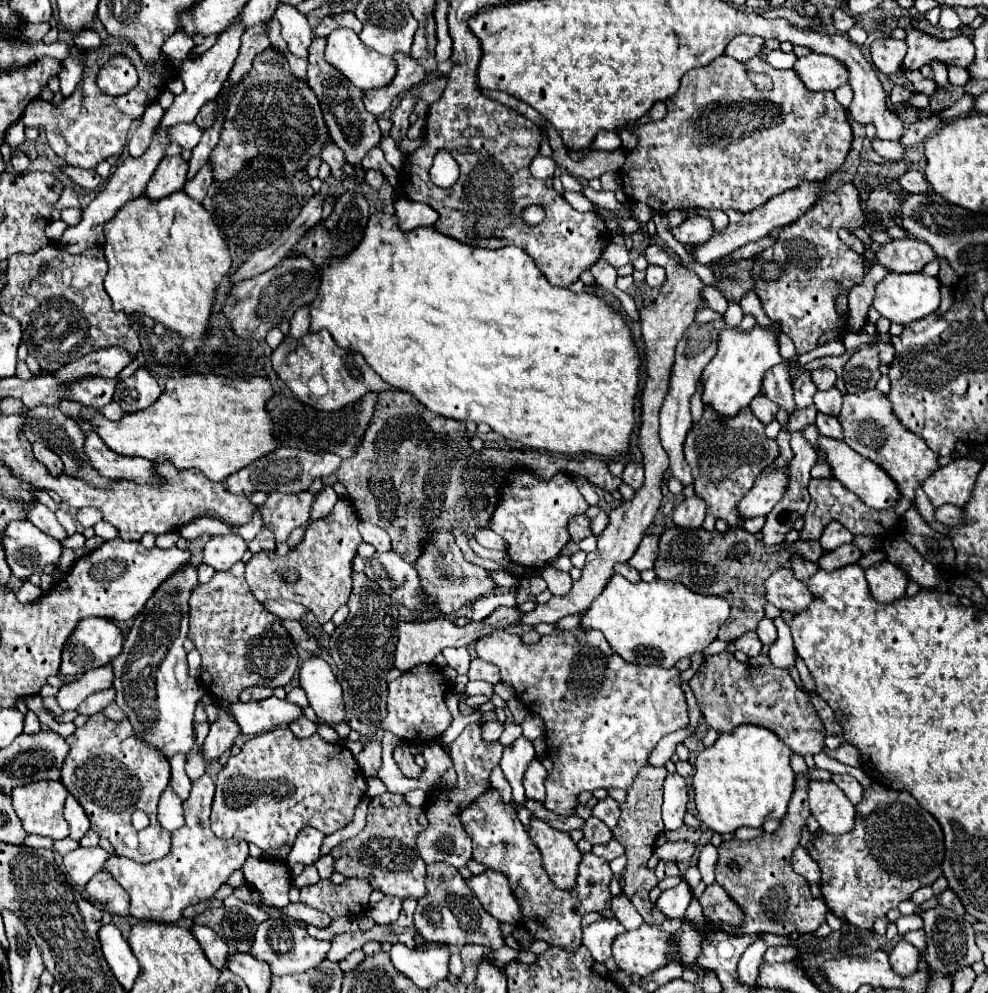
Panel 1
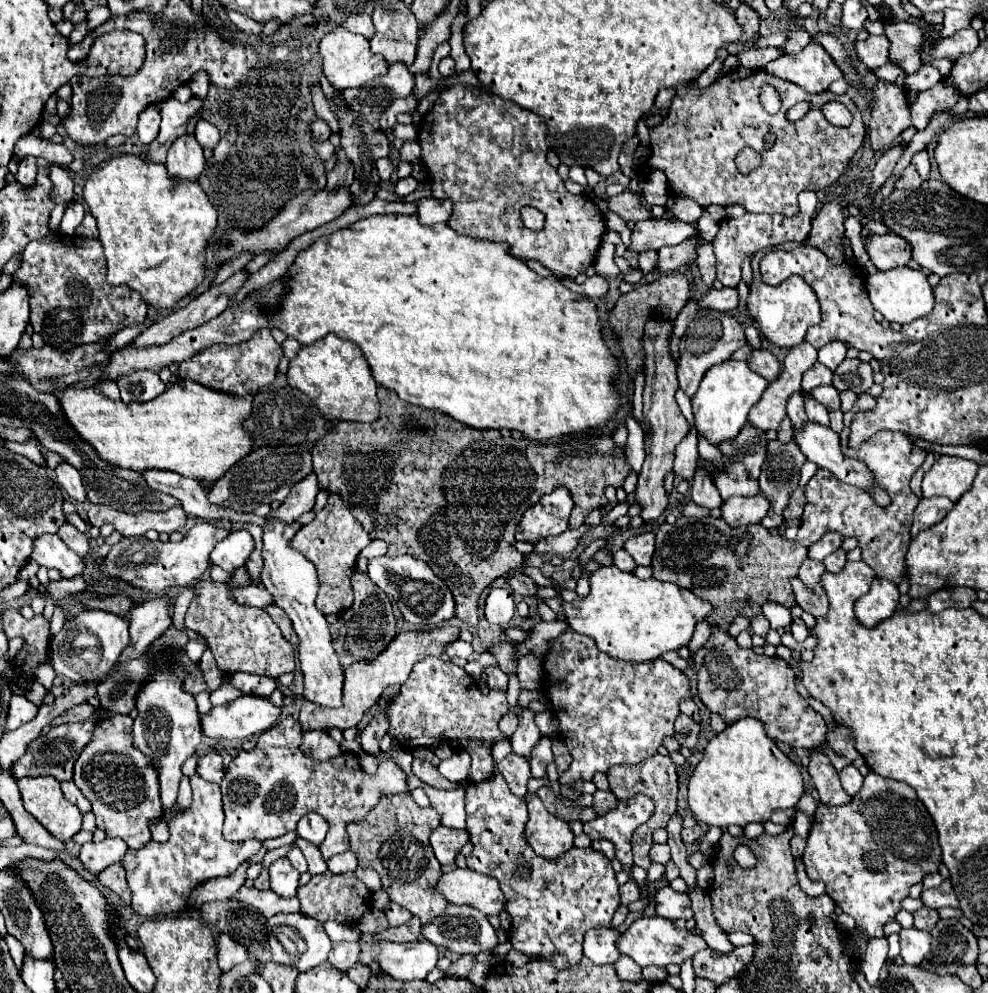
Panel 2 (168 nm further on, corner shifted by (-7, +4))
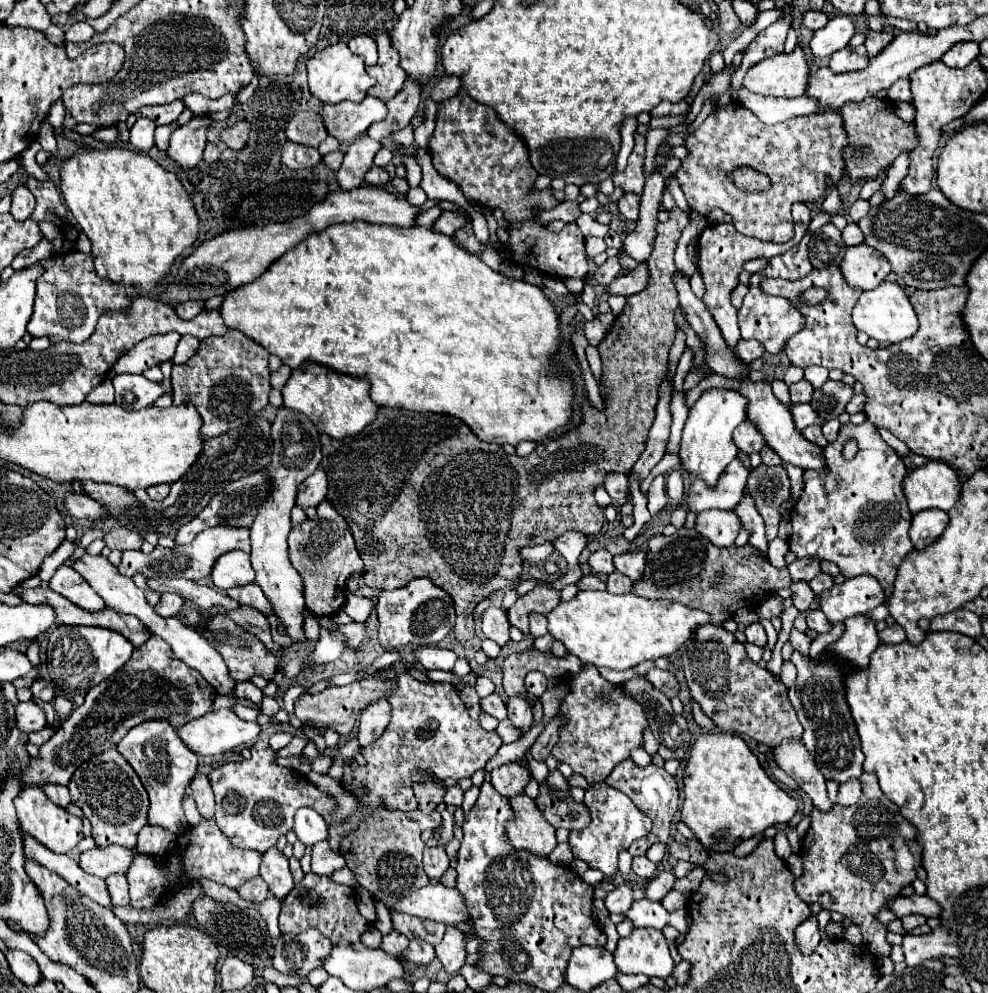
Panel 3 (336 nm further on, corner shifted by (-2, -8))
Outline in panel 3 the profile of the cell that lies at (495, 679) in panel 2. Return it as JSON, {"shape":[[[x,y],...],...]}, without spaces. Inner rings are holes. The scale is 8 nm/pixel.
{"shape":[[[498,692],[486,696],[486,698],[480,702],[480,706],[482,706],[484,712],[492,714],[496,720],[506,720],[506,704],[504,704],[504,700],[502,700],[502,696],[500,696]]]}

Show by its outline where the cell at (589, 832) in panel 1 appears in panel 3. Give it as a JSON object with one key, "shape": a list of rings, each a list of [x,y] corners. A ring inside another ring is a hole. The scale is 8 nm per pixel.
{"shape":[[[604,782],[592,784],[586,790],[584,804],[590,808],[592,824],[584,830],[572,830],[570,832],[572,852],[574,852],[576,858],[588,862],[590,868],[600,870],[606,876],[614,876],[618,872],[618,854],[620,854],[620,850],[626,850],[634,840],[646,836],[652,828],[652,820],[642,810],[638,810],[626,794],[606,786]]]}

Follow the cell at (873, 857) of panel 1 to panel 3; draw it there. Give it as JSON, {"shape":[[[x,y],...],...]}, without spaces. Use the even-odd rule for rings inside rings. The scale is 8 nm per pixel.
{"shape":[[[862,774],[862,796],[858,804],[842,808],[834,804],[830,812],[820,812],[818,808],[812,810],[812,824],[802,840],[802,862],[804,874],[796,880],[796,894],[806,904],[818,902],[822,908],[830,912],[840,912],[844,918],[852,920],[864,936],[864,946],[878,958],[890,954],[890,944],[886,942],[888,928],[878,920],[878,912],[888,908],[890,900],[900,896],[904,886],[910,886],[916,880],[916,872],[922,866],[922,846],[918,844],[916,826],[908,822],[898,806],[888,800],[882,790],[878,788],[878,780],[870,774]]]}

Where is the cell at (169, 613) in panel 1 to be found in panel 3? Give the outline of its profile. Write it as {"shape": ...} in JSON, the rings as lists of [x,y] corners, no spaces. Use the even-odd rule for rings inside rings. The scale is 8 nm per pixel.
{"shape":[[[164,720],[144,722],[144,724],[134,726],[124,736],[124,740],[118,742],[118,750],[132,764],[132,768],[140,776],[144,788],[148,790],[148,796],[150,796],[148,822],[164,826],[164,828],[172,830],[174,834],[180,834],[182,828],[188,826],[180,802],[186,792],[186,786],[190,784],[190,780],[196,774],[198,756],[186,744],[182,744],[176,728],[172,728]]]}

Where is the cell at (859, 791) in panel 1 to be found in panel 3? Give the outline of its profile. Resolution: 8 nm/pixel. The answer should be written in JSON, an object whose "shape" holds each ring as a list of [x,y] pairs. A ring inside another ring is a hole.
{"shape":[[[848,780],[844,784],[840,784],[838,788],[838,806],[852,806],[856,804],[860,798],[860,782],[858,780]]]}

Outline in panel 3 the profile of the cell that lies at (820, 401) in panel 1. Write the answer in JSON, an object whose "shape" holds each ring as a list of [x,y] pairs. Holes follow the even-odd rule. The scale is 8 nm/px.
{"shape":[[[808,402],[806,404],[794,404],[790,412],[792,412],[794,424],[796,424],[798,430],[804,430],[810,424],[824,424],[824,420],[816,412],[816,408],[812,404],[808,404]]]}

